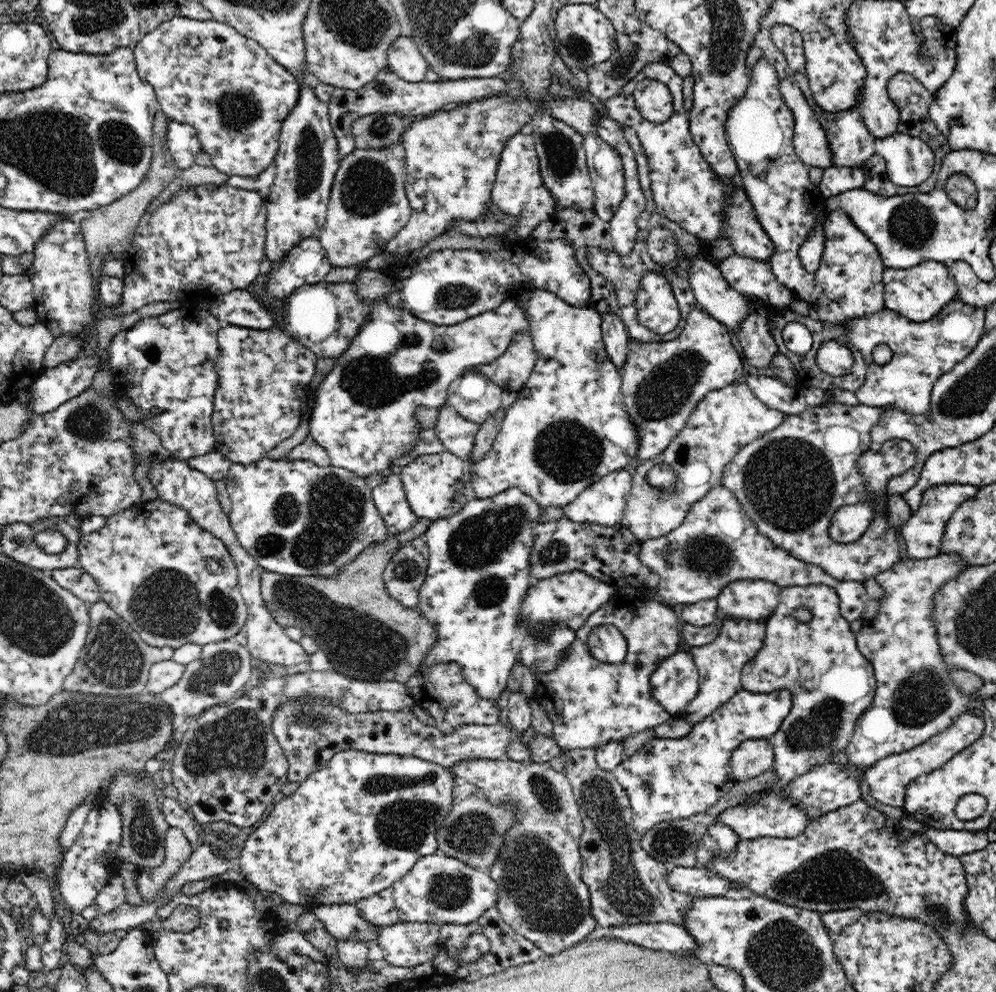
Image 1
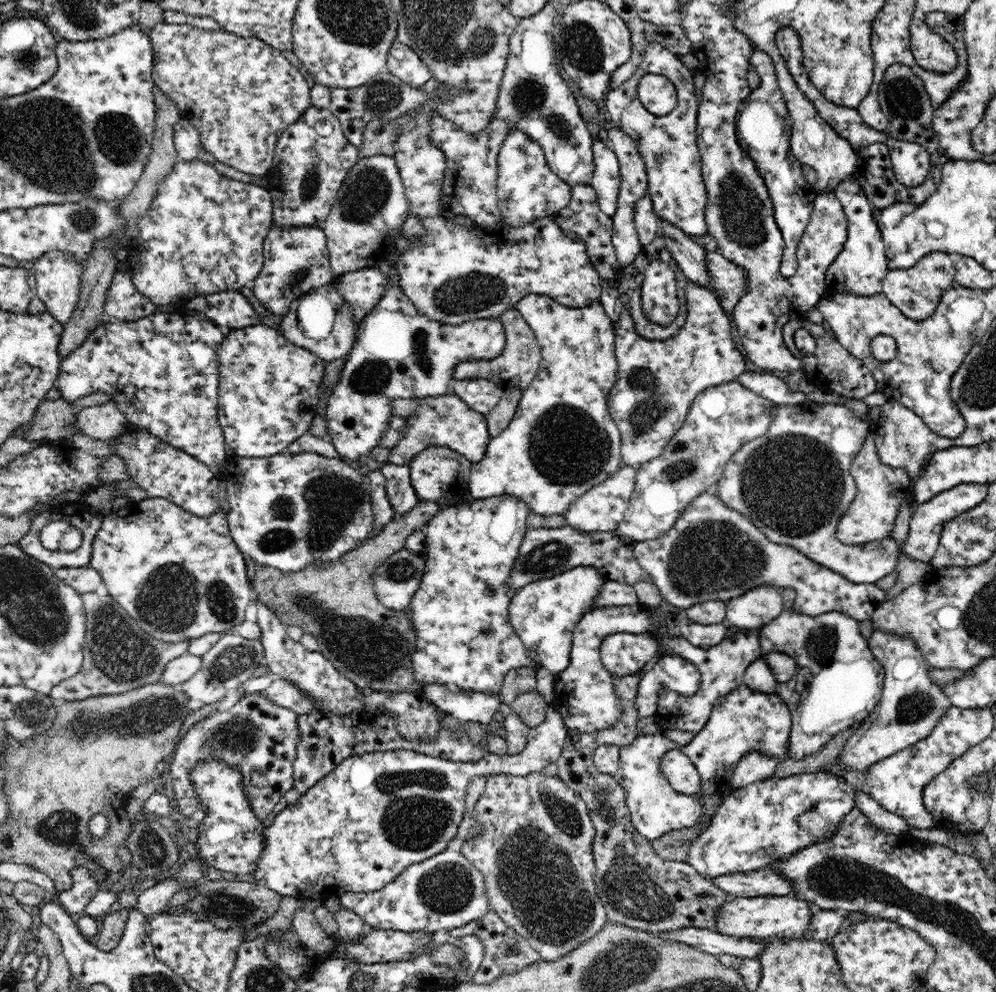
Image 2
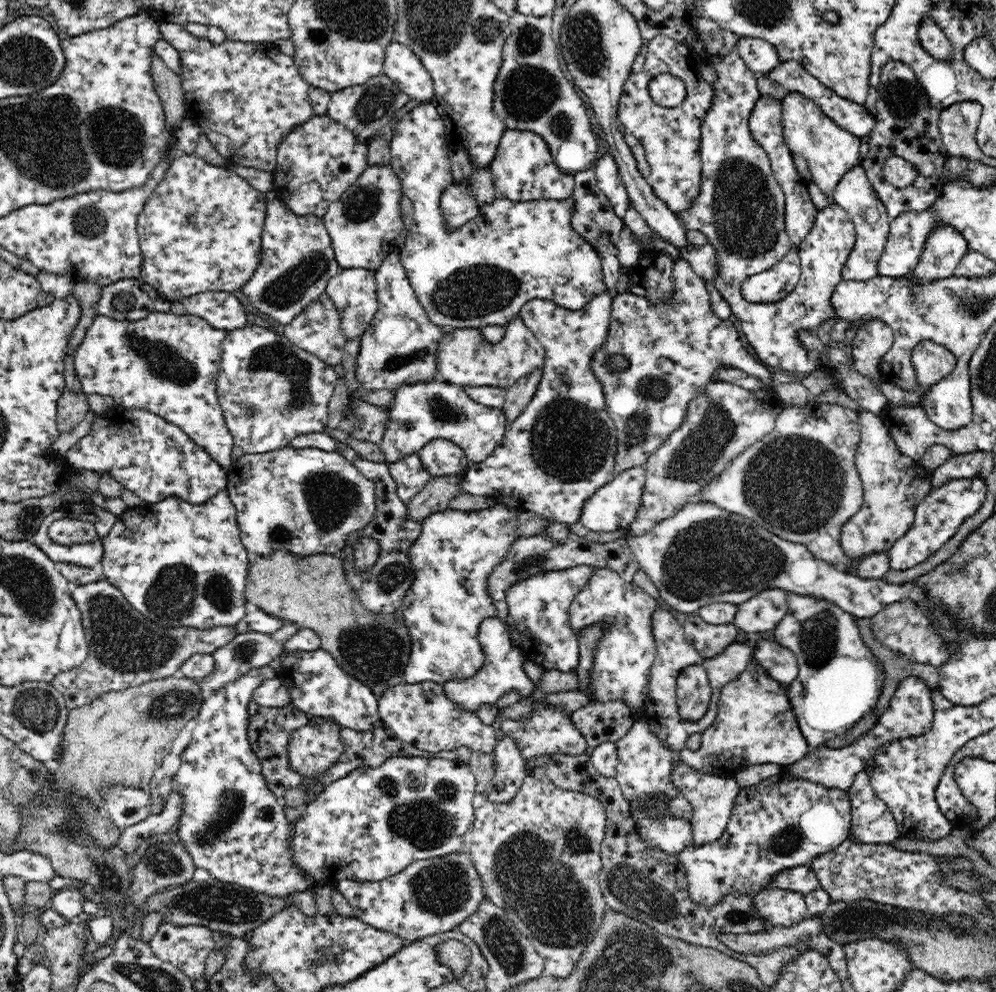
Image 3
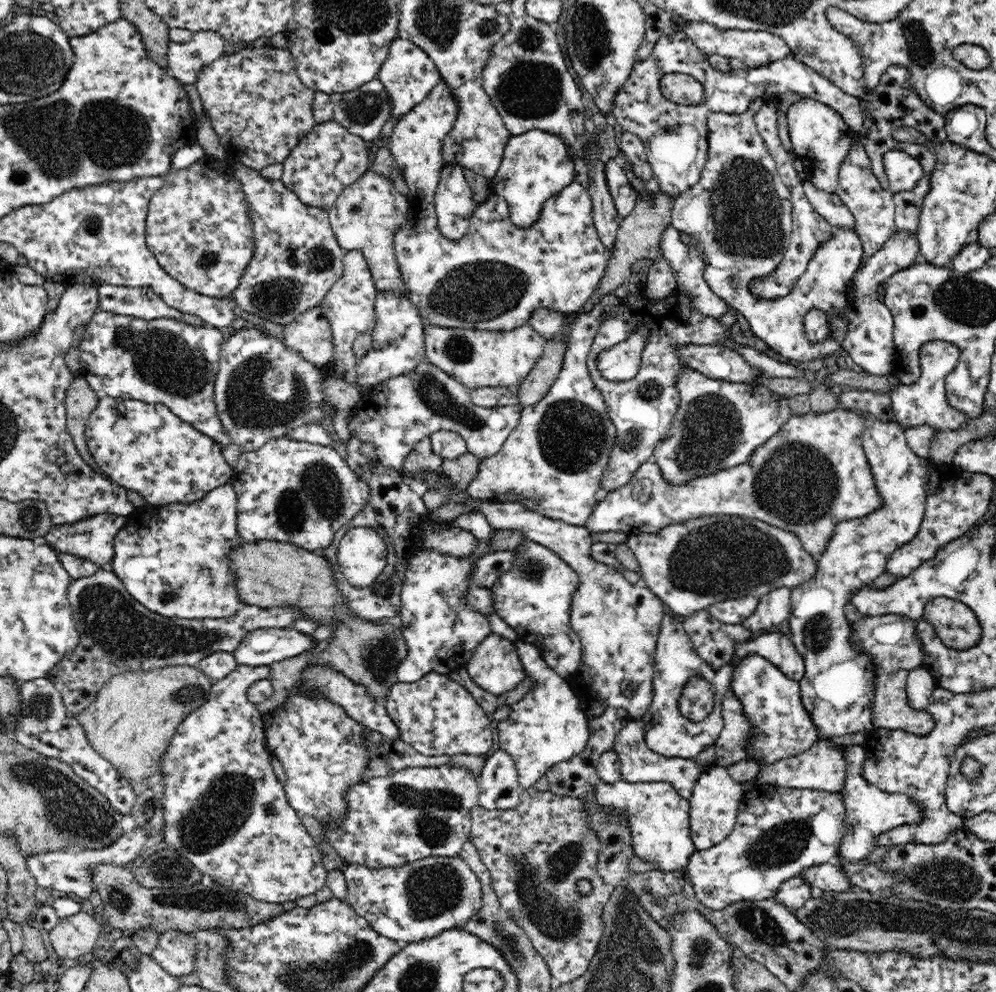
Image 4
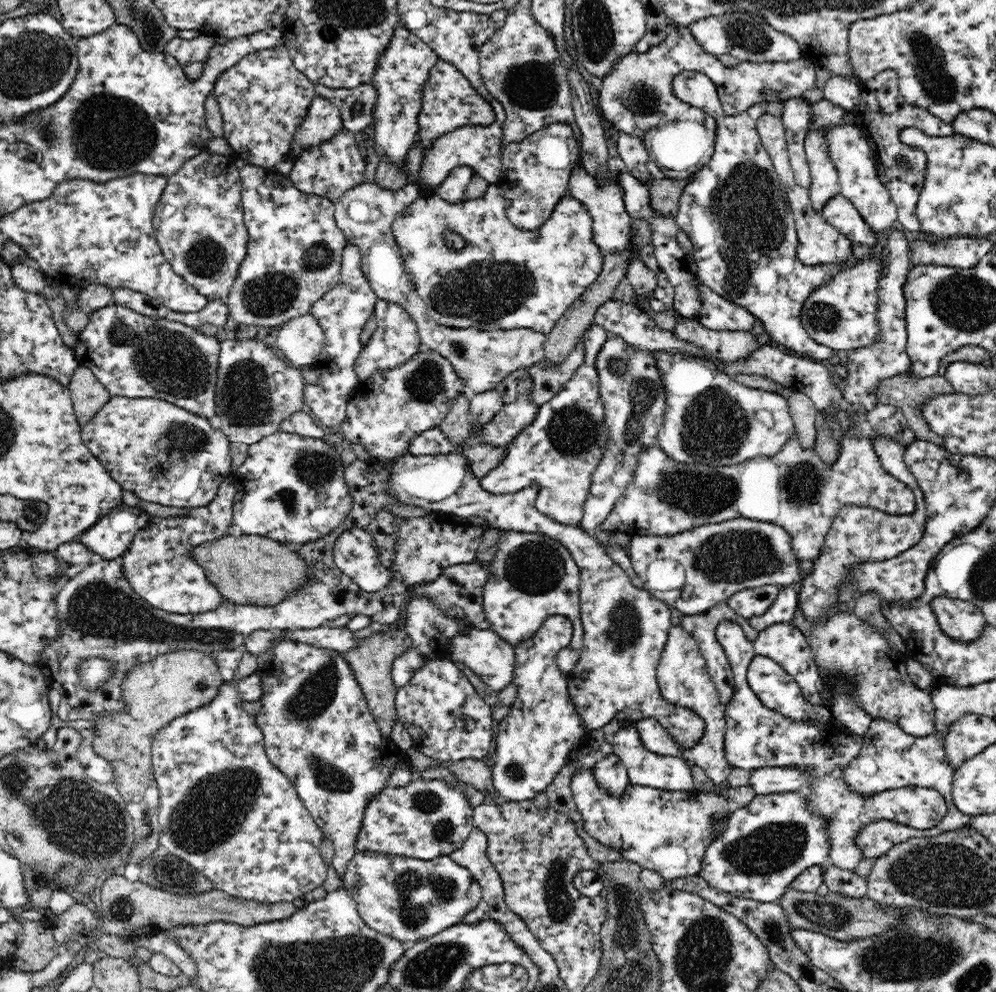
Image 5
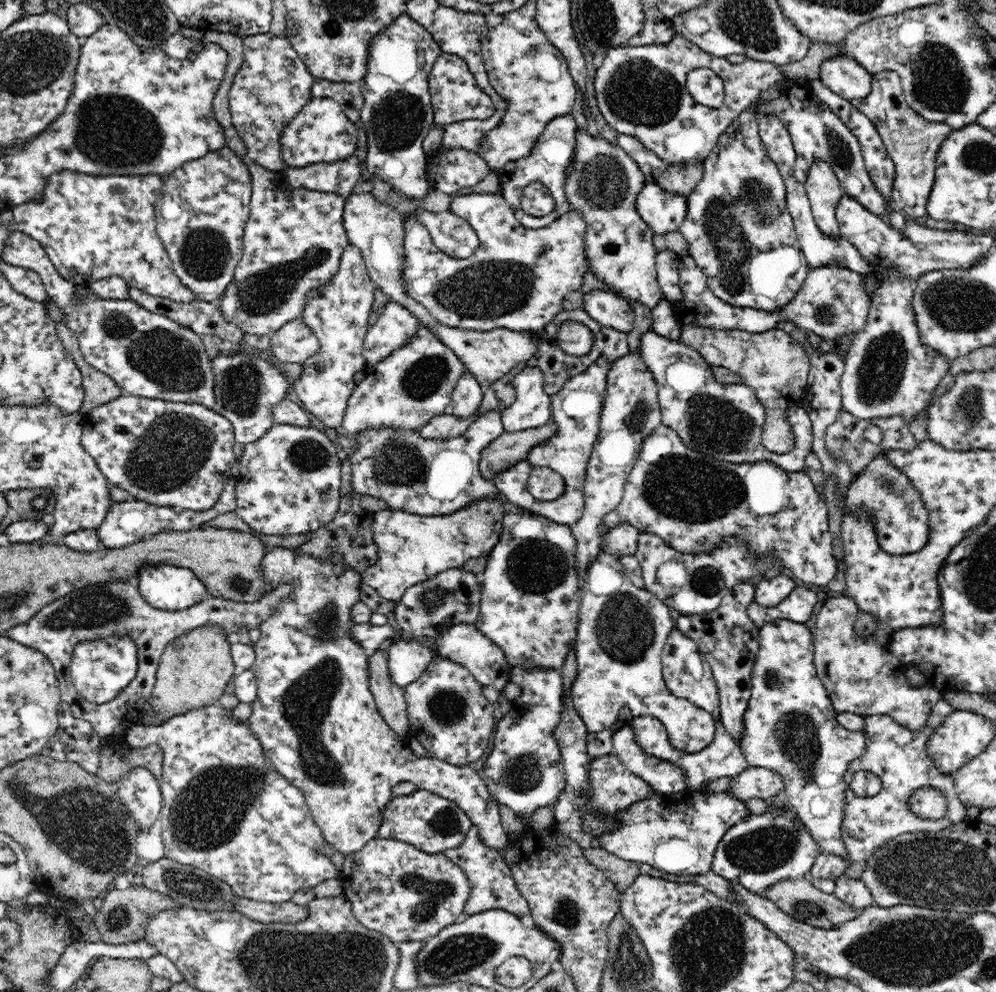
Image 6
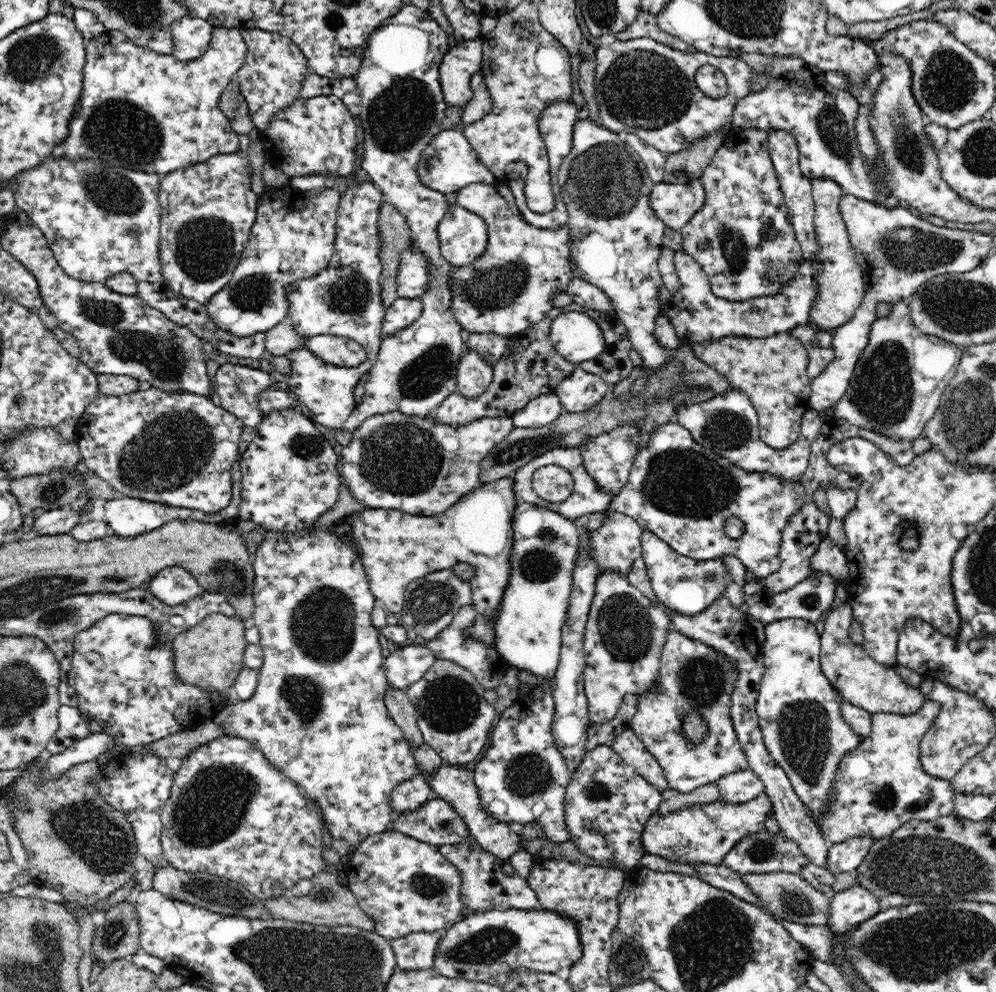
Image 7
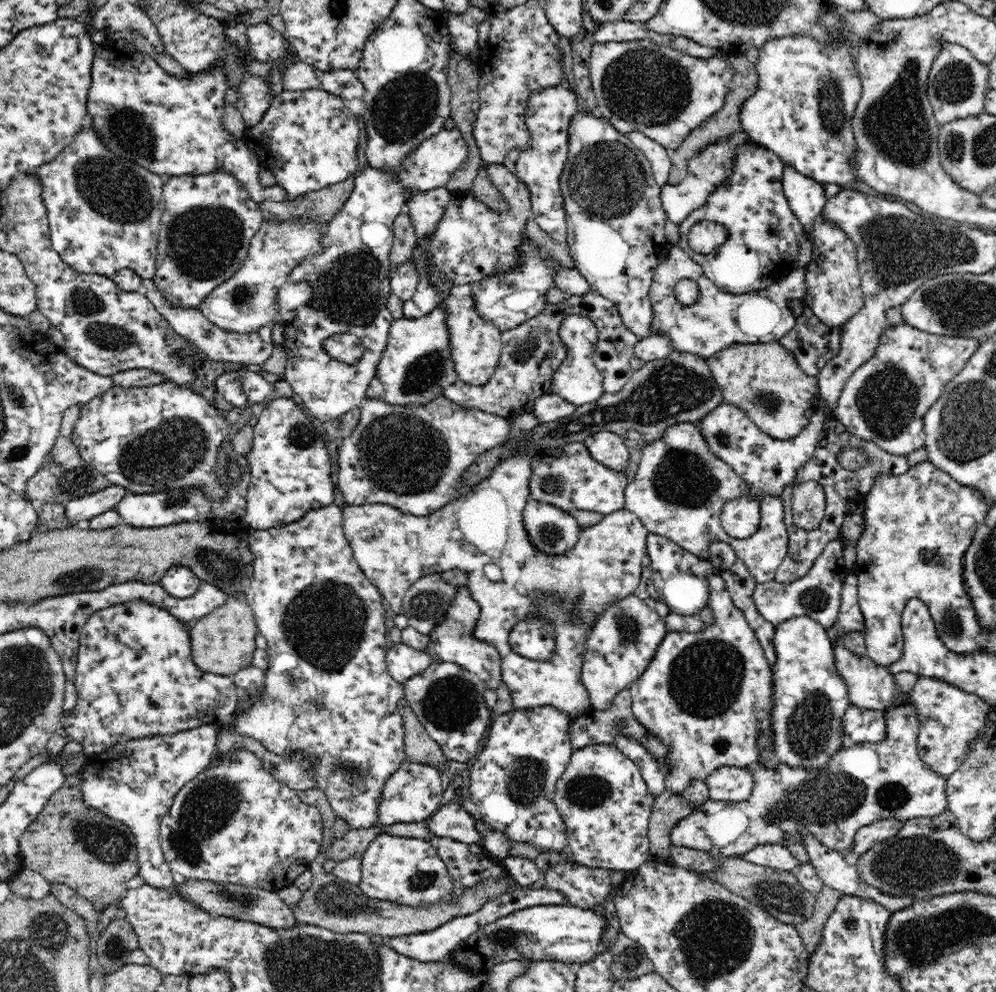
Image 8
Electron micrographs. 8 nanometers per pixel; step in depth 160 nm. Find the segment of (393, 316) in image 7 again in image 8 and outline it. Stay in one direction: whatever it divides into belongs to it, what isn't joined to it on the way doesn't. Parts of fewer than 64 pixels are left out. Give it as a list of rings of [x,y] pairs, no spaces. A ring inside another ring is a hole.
[[[482,164],[482,169],[488,173],[490,183],[500,189],[502,197],[508,201],[508,210],[504,214],[490,210],[469,190],[450,192],[452,201],[436,224],[434,234],[425,237],[424,242],[413,251],[411,260],[416,263],[416,272],[420,278],[414,296],[403,301],[403,318],[426,316],[442,300],[435,286],[429,282],[429,274],[434,271],[440,271],[442,277],[450,279],[452,286],[455,286],[470,284],[519,265],[519,246],[526,241],[524,229],[532,218],[529,190],[503,164]]]

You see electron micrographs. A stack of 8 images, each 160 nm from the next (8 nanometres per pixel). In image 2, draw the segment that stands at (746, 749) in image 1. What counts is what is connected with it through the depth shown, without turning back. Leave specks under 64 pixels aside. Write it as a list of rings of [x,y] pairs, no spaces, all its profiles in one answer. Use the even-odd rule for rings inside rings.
[[[747,752],[740,760],[737,760],[730,790],[771,778],[776,770],[777,762],[778,760],[760,752]]]

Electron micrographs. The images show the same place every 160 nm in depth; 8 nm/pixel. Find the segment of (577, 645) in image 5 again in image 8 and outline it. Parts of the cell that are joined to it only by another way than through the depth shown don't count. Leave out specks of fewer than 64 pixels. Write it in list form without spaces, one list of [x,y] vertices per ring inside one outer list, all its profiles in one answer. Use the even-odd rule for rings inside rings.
[[[528,498],[523,511],[531,543],[548,556],[572,550],[584,530],[568,512],[550,503]],[[528,617],[516,621],[509,643],[516,654],[534,661],[549,662],[556,650],[556,631],[546,617]]]

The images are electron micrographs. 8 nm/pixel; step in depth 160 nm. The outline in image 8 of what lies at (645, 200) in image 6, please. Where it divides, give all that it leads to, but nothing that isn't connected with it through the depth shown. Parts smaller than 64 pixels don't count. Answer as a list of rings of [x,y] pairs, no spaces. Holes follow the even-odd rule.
[[[741,129],[728,136],[722,142],[714,142],[710,146],[706,146],[702,152],[694,154],[689,160],[687,176],[676,185],[670,185],[661,188],[660,198],[661,205],[667,214],[667,220],[671,220],[674,224],[682,224],[682,221],[693,211],[706,204],[707,198],[716,190],[716,187],[726,185],[728,176],[732,176],[731,172],[735,161],[735,150],[740,145],[748,144],[751,140],[747,134]]]

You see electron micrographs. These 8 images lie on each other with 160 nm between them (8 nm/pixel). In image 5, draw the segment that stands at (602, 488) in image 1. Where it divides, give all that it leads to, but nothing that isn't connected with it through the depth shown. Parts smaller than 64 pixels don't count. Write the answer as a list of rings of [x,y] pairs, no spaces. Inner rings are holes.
[[[845,430],[844,444],[832,465],[824,464],[816,450],[805,450],[797,434],[789,438],[776,456],[719,467],[676,463],[656,444],[639,455],[632,482],[614,502],[615,507],[600,524],[599,531],[625,532],[632,537],[662,536],[707,523],[746,518],[784,528],[792,538],[794,555],[808,566],[820,554],[842,506],[868,506],[891,515],[915,511],[915,494],[882,468],[872,439],[851,438]]]

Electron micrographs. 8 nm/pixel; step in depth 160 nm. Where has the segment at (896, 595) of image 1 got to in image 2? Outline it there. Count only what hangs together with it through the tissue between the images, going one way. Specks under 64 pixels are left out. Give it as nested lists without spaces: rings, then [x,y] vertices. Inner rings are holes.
[[[875,630],[870,638],[867,638],[867,641],[871,653],[880,662],[885,672],[883,695],[875,709],[863,720],[856,732],[853,732],[851,737],[847,739],[839,761],[836,764],[828,764],[824,768],[830,773],[840,774],[840,776],[844,774],[843,770],[860,770],[864,772],[872,764],[880,762],[883,758],[892,756],[892,754],[896,754],[896,752],[900,752],[904,748],[911,747],[912,744],[916,744],[919,740],[927,738],[932,730],[936,728],[936,724],[940,722],[944,712],[953,705],[946,693],[941,690],[942,687],[936,684],[936,681],[932,681],[932,677],[928,675],[928,670],[931,667],[923,658],[922,651],[918,649],[916,641],[908,639],[908,637],[894,635],[892,632],[878,630]]]

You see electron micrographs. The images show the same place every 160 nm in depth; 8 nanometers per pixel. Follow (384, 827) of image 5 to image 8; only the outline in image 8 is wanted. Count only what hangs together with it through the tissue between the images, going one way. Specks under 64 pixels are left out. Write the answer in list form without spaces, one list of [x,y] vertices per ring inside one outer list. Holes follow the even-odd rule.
[[[458,802],[445,804],[426,820],[431,836],[450,838],[464,844],[481,844],[481,836],[475,829],[475,817]]]

